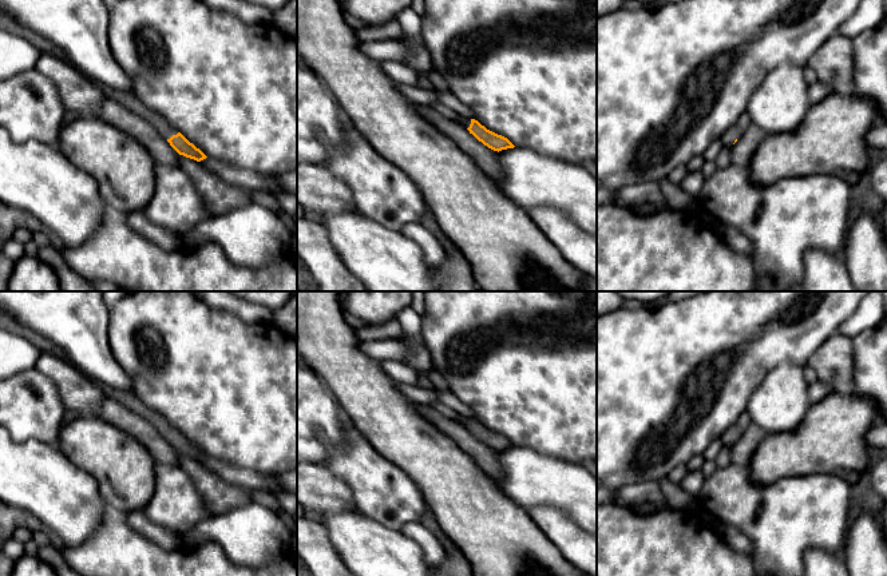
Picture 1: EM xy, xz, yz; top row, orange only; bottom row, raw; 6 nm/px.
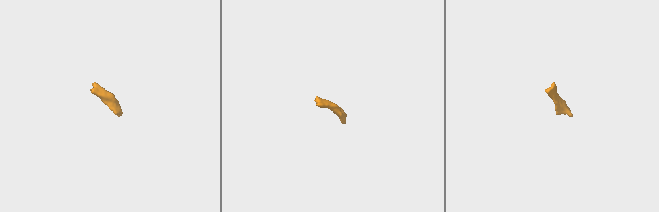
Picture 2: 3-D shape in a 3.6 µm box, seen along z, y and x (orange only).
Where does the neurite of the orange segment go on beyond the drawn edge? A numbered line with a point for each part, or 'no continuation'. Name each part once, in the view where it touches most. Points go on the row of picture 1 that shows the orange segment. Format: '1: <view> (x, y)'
1: xy (157, 120)

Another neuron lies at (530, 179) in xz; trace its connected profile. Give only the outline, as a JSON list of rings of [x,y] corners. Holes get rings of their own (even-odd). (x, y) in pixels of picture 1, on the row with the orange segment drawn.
[[[507,148],[498,152],[503,176],[494,178],[499,190],[523,208],[551,206],[563,211],[581,229],[597,234],[597,179],[582,166],[554,159],[528,148]]]

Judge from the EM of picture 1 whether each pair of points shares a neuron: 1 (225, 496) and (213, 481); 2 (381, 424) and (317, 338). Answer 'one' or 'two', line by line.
1: one
2: one

